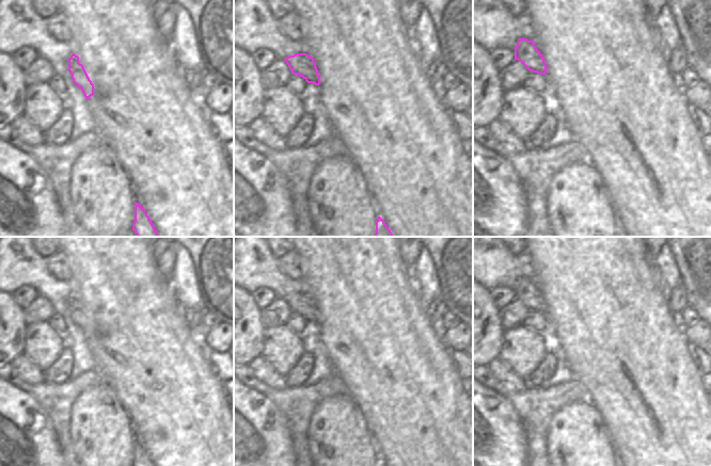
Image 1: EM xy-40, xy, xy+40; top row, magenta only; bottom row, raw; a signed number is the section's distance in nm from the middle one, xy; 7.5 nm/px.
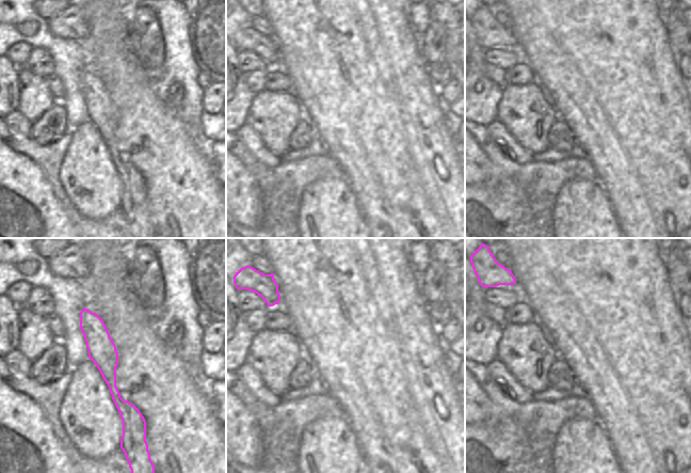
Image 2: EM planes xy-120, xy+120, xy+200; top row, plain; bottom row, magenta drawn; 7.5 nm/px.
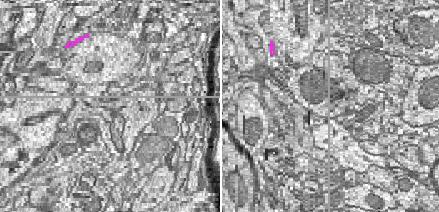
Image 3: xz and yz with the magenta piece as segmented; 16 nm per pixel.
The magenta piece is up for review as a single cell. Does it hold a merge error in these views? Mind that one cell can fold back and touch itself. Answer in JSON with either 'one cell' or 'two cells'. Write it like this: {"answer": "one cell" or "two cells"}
{"answer": "one cell"}

